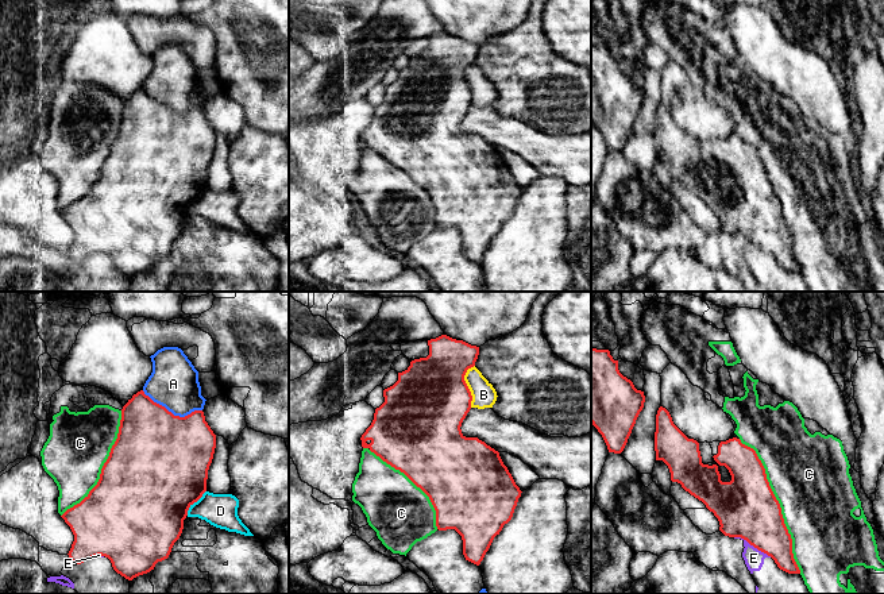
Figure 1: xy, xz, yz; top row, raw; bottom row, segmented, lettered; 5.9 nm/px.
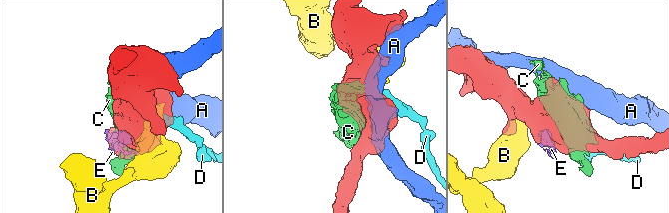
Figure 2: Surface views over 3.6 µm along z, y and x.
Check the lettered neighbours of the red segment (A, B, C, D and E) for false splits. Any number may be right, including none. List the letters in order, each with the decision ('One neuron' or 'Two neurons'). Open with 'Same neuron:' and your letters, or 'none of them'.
Same neuron: none of them
A: Two neurons
B: Two neurons
C: Two neurons
D: Two neurons
E: Two neurons

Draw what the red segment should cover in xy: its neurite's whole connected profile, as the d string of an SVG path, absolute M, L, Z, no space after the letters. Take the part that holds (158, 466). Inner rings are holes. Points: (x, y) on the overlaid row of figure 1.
M143 390L134 394L121 409L117 439L101 468L97 485L80 504L61 516L74 535L67 554L70 560L81 564L94 556L105 556L113 570L128 580L154 570L158 562L169 558L182 533L189 508L206 491L215 448L216 435L205 421L202 410L179 417L154 402Z

